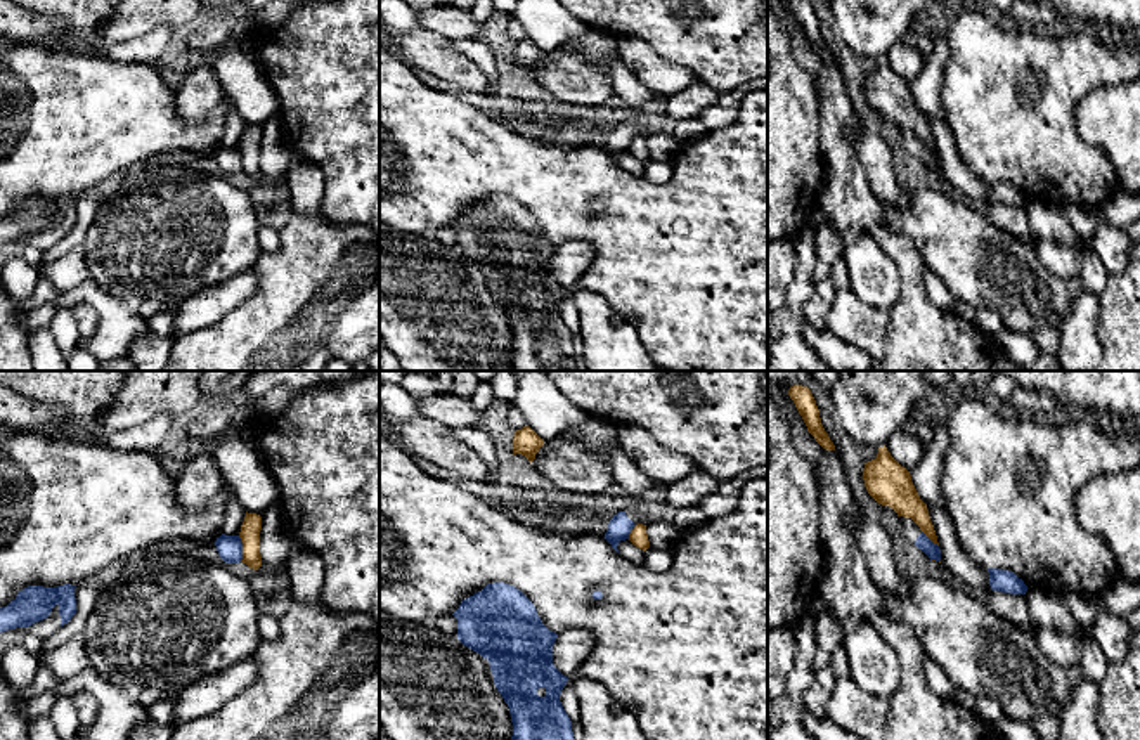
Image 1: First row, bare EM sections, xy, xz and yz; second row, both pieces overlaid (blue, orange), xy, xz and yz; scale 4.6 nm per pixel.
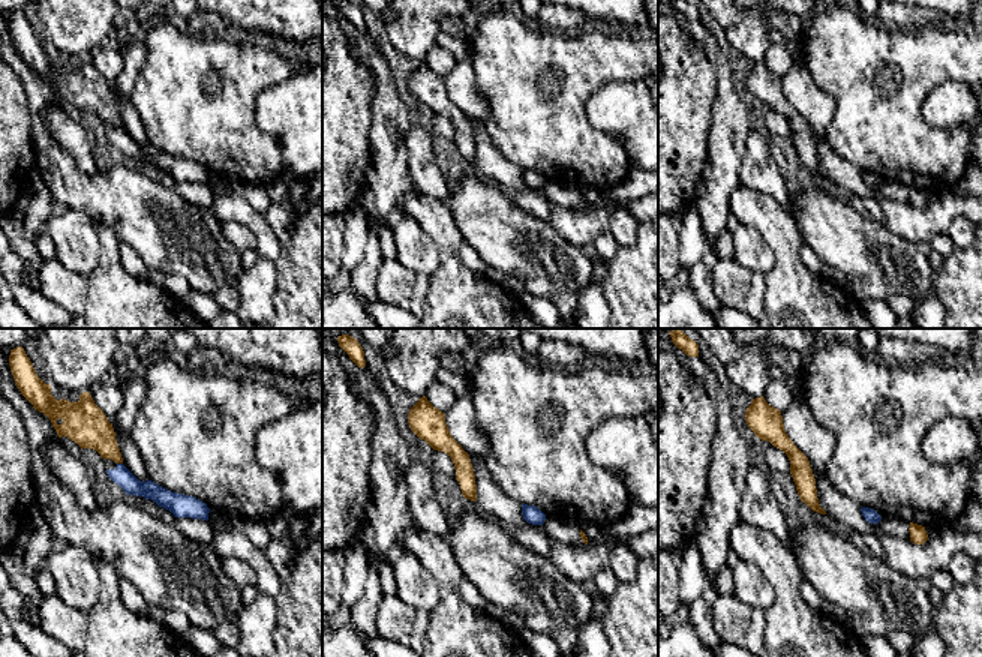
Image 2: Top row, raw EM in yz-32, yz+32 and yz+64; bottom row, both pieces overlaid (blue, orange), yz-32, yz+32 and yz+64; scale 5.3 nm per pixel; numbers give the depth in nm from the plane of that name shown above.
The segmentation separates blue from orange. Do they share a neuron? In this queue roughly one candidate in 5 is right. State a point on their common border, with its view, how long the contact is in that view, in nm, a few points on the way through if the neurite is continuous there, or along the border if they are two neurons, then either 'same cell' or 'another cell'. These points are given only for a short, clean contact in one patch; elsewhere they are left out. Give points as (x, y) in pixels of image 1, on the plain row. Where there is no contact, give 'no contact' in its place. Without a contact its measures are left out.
contact xy (241, 160); length 120 nm; border xy (238, 148), (241, 172); another cell

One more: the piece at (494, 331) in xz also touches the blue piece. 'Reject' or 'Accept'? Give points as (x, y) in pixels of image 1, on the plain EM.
Reject

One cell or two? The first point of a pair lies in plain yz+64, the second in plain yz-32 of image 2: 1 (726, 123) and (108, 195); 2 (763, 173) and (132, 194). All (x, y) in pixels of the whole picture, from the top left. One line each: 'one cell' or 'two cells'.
1: one cell
2: two cells

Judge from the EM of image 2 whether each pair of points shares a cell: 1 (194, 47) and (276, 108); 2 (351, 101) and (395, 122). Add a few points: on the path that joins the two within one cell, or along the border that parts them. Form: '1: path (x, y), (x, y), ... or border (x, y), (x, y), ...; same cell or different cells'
1: border (290, 77), (258, 96), (260, 129); different cells
2: border (372, 75), (371, 144); different cells

